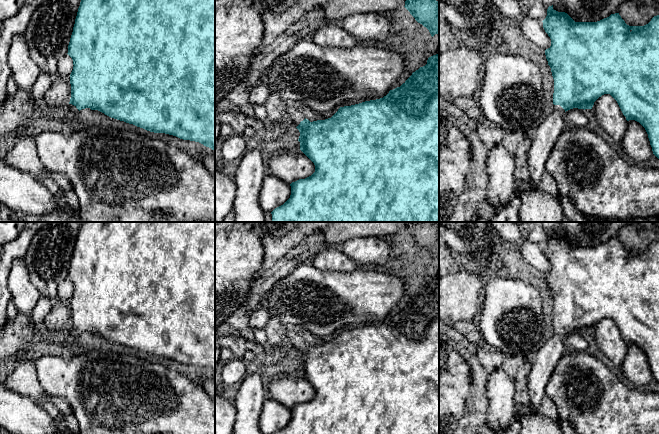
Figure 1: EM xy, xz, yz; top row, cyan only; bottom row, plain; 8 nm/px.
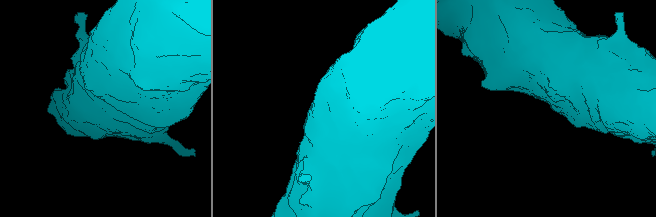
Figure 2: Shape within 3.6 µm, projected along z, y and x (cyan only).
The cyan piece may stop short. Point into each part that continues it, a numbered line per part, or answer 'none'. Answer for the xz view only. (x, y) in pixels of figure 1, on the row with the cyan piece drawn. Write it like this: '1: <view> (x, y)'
1: xz (295, 116)

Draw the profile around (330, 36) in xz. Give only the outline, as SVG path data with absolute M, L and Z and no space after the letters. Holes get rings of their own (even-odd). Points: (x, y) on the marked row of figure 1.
M328 25L313 32L313 41L324 48L351 49L360 41L340 26Z

